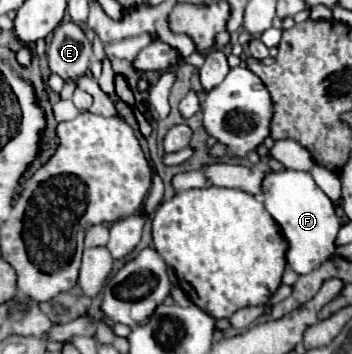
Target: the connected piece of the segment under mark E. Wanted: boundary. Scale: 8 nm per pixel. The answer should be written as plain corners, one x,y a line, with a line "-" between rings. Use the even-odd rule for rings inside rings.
68,21
54,29
46,51
52,73
58,73
64,81
68,81
86,75
92,57
92,43
78,23

